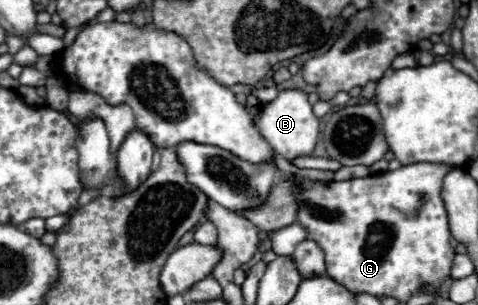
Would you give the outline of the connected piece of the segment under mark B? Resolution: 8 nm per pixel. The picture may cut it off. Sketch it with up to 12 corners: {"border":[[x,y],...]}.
{"border":[[298,89],[262,107],[256,125],[292,161],[312,155],[320,121]]}

